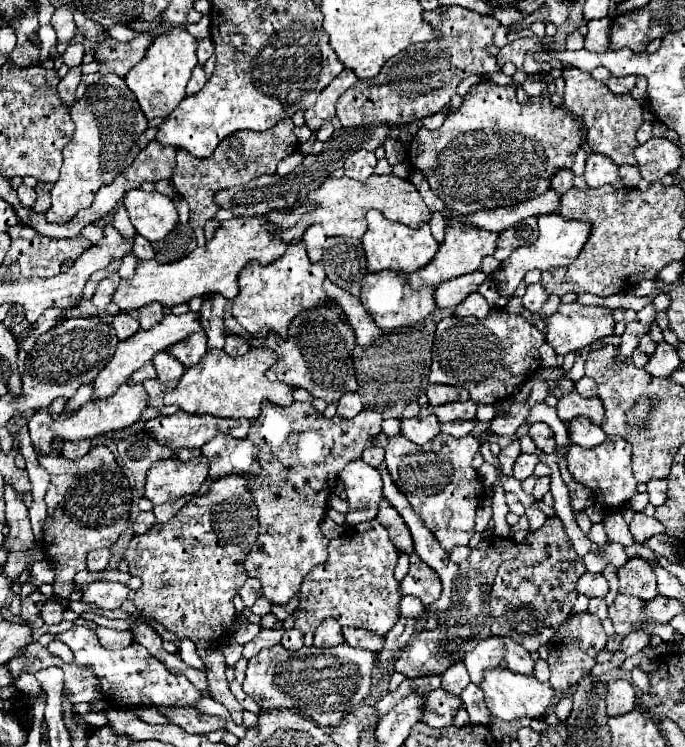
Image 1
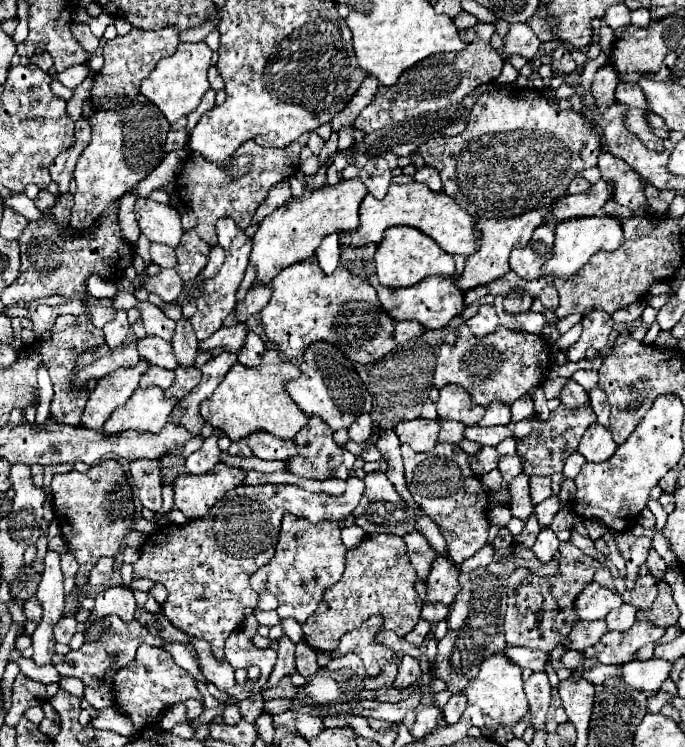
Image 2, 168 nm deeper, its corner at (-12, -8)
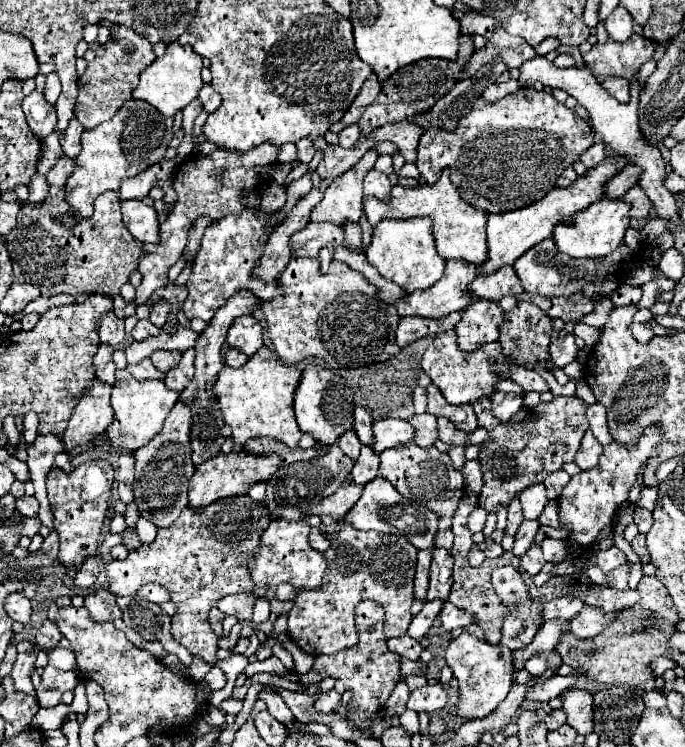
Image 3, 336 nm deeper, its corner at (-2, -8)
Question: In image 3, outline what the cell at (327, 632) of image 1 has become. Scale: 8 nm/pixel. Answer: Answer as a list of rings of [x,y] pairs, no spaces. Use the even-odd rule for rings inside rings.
[[[366,600],[358,604],[356,608],[356,628],[358,628],[358,644],[346,650],[340,650],[330,656],[316,656],[314,666],[308,674],[300,674],[302,684],[314,684],[324,678],[340,678],[348,690],[354,692],[352,700],[348,702],[350,714],[348,720],[358,724],[358,728],[368,730],[368,716],[372,716],[382,704],[388,700],[390,692],[394,690],[396,682],[402,680],[400,676],[400,658],[398,654],[390,652],[386,648],[386,636],[384,636],[384,612],[378,604]]]

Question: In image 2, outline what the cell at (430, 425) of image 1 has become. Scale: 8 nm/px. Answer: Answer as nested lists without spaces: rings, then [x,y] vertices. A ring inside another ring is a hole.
[[[424,418],[402,420],[396,424],[394,432],[400,438],[400,442],[408,444],[414,452],[426,452],[436,446],[440,422],[438,420],[424,420]]]

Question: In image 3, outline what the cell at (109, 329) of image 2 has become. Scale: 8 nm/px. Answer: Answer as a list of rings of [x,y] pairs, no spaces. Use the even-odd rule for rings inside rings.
[[[98,344],[98,350],[96,350],[96,354],[94,354],[96,376],[98,376],[102,382],[108,382],[108,384],[114,384],[114,382],[116,382],[116,378],[114,378],[116,366],[114,366],[114,360],[112,360],[114,350],[116,350],[116,348],[112,348],[110,344]]]

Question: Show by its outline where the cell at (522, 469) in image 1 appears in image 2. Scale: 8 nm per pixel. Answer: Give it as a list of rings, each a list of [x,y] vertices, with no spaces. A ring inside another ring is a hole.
[[[532,476],[532,478],[530,478],[530,498],[532,498],[532,504],[534,504],[534,506],[552,496],[550,484],[552,484],[552,482],[550,482],[548,476]]]

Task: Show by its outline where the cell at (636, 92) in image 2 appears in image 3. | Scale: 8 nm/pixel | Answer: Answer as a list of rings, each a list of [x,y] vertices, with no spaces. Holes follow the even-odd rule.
[[[606,78],[602,82],[602,86],[618,100],[618,102],[626,102],[630,100],[630,82],[622,80],[622,78]]]

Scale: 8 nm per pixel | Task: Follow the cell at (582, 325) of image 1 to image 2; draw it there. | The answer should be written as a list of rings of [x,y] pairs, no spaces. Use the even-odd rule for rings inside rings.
[[[592,310],[590,314],[586,314],[582,318],[582,336],[578,338],[578,342],[574,346],[568,348],[566,358],[570,362],[578,362],[586,356],[588,348],[596,348],[598,352],[606,348],[610,332],[612,332],[612,318],[608,312],[600,312],[600,310]]]

